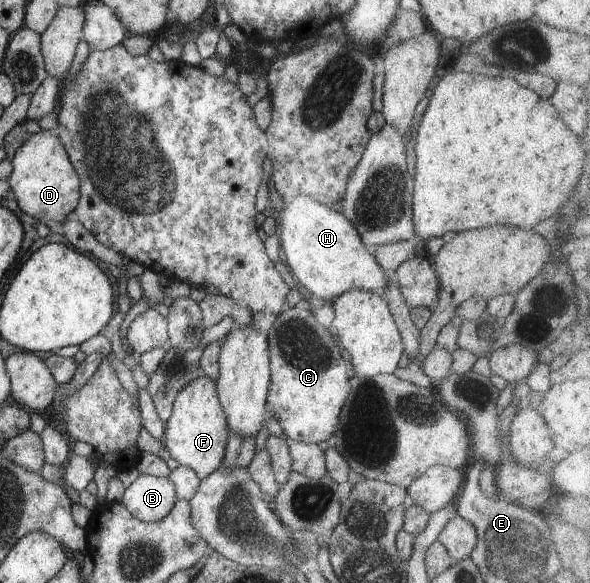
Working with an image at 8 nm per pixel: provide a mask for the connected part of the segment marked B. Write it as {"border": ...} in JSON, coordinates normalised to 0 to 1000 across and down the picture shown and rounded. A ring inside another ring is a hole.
{"border":[[[237,813],[214,839],[205,863],[220,882],[241,895],[268,895],[300,863],[295,832],[285,820]]]}

